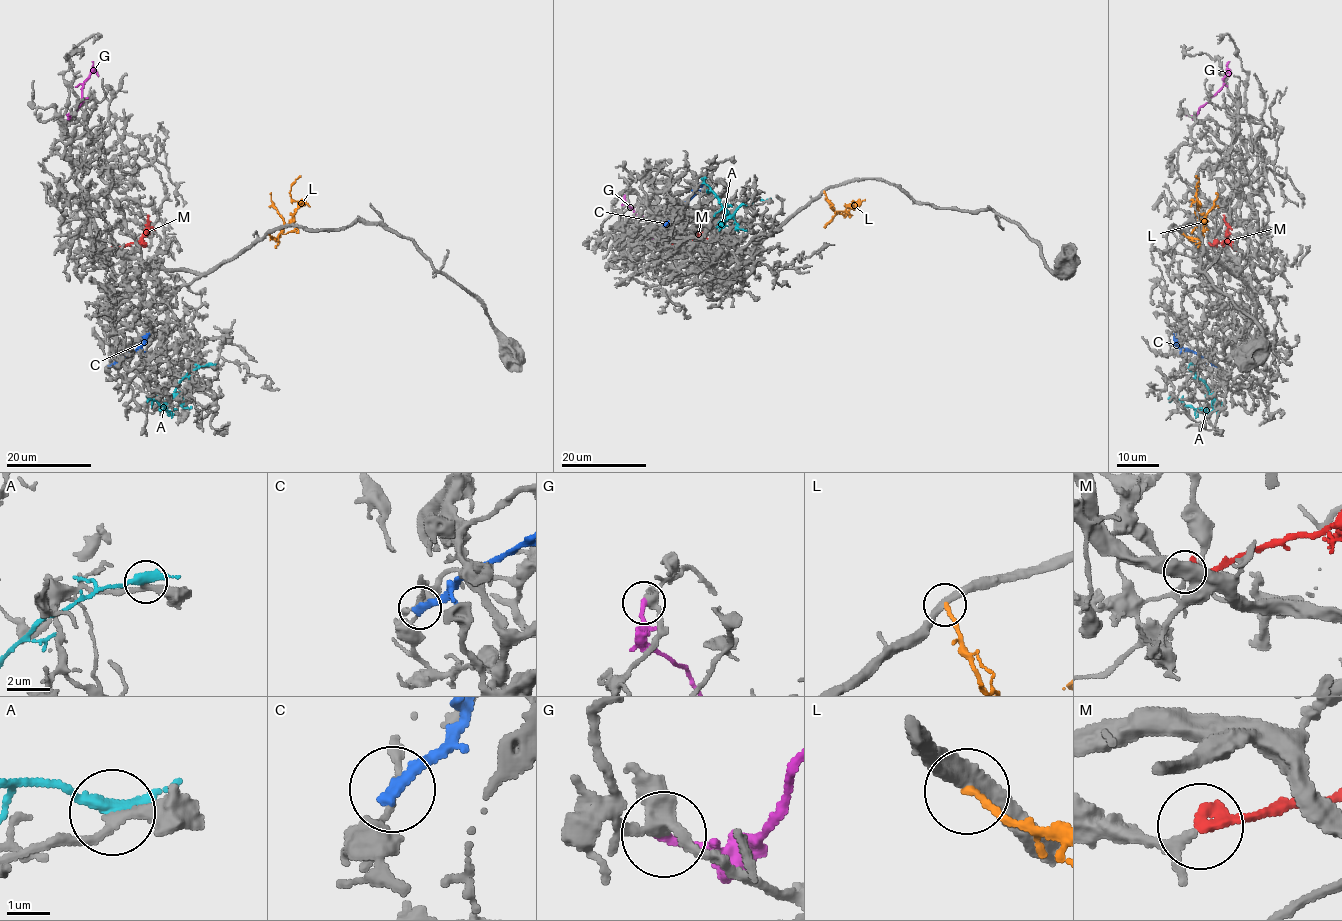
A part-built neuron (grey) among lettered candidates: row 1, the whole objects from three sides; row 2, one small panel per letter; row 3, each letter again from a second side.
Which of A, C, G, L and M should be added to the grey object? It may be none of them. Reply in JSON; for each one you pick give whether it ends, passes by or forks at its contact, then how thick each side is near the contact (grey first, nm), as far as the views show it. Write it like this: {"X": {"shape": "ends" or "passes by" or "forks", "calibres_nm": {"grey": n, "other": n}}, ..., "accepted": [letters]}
{"M": {"shape": "ends", "calibres_nm": {"grey": 170, "other": 400}}, "accepted": ["M"]}

